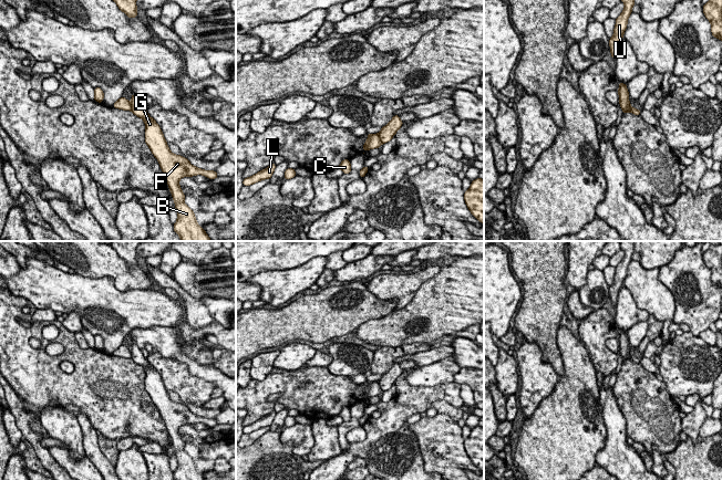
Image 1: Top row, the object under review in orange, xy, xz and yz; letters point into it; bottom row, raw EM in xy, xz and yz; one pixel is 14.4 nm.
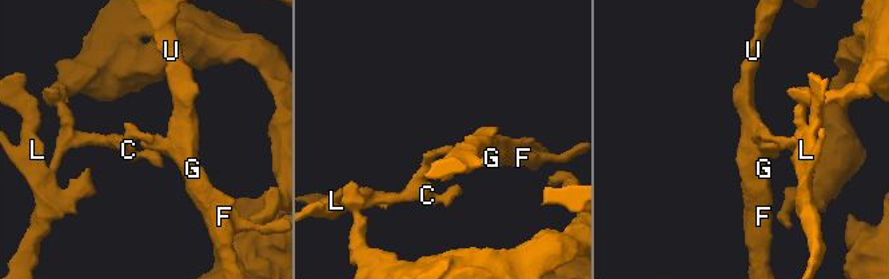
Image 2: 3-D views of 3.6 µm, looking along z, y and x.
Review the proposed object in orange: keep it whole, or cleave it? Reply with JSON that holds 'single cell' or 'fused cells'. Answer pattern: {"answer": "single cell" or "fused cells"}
{"answer": "fused cells"}

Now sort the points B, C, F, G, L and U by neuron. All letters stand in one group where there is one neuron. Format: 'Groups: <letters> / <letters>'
Groups: B F G U / C L

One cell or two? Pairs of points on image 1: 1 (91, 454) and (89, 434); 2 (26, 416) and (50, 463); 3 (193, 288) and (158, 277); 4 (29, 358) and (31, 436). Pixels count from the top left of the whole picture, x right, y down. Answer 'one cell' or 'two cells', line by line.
1: one cell
2: one cell
3: two cells
4: two cells

